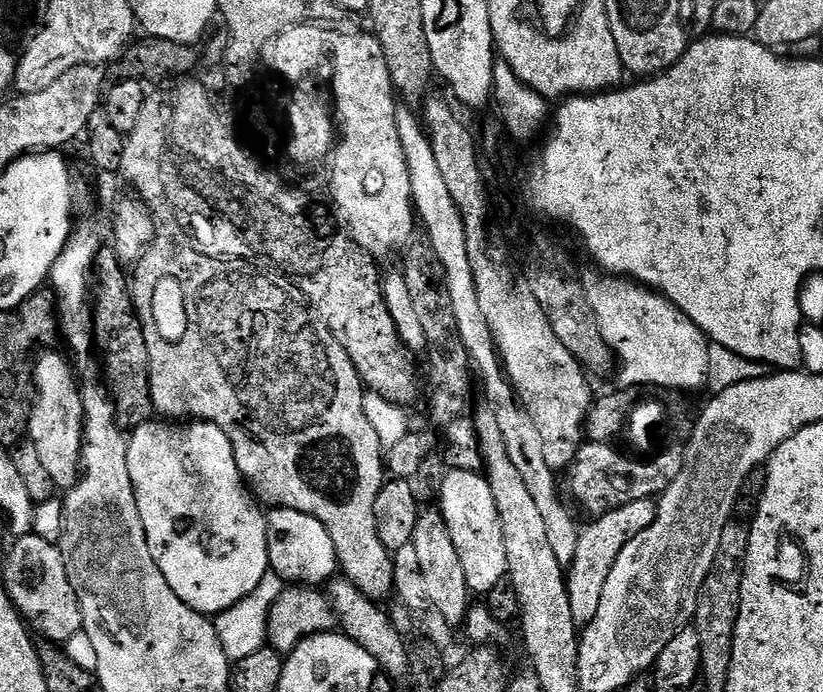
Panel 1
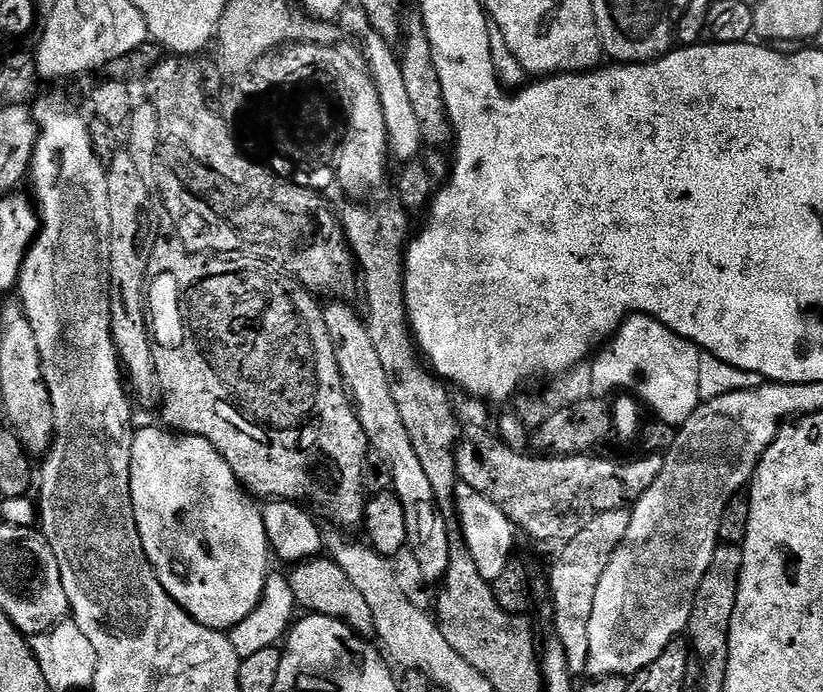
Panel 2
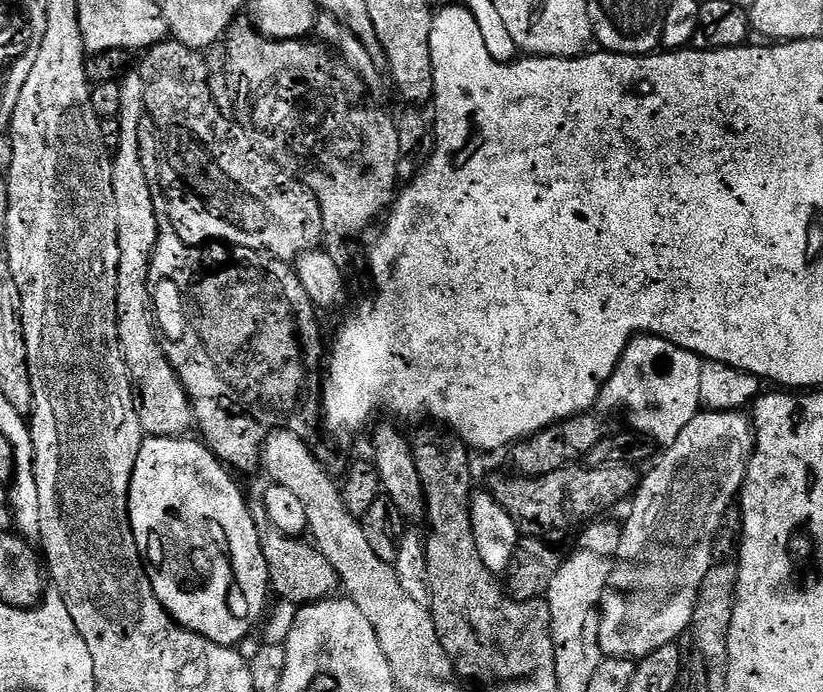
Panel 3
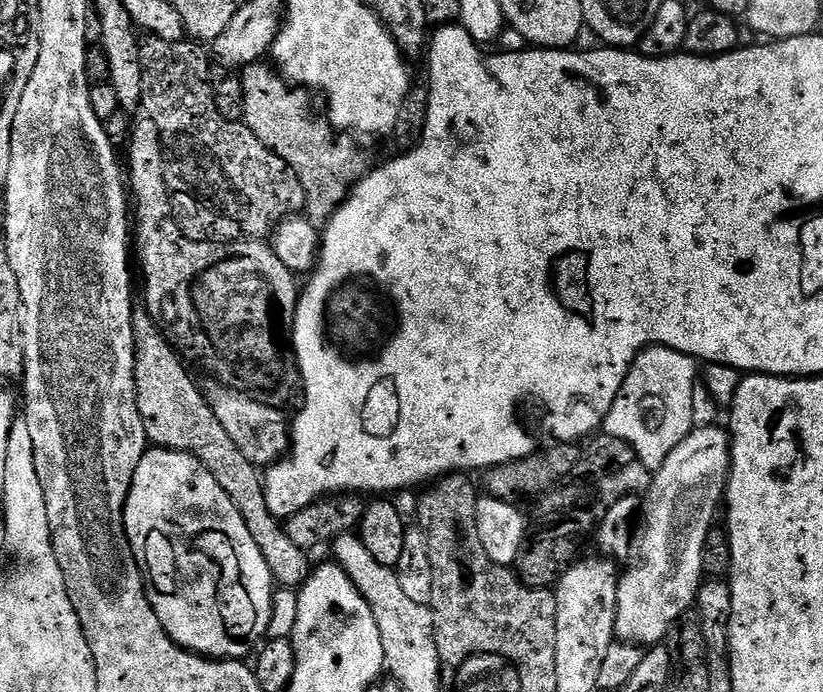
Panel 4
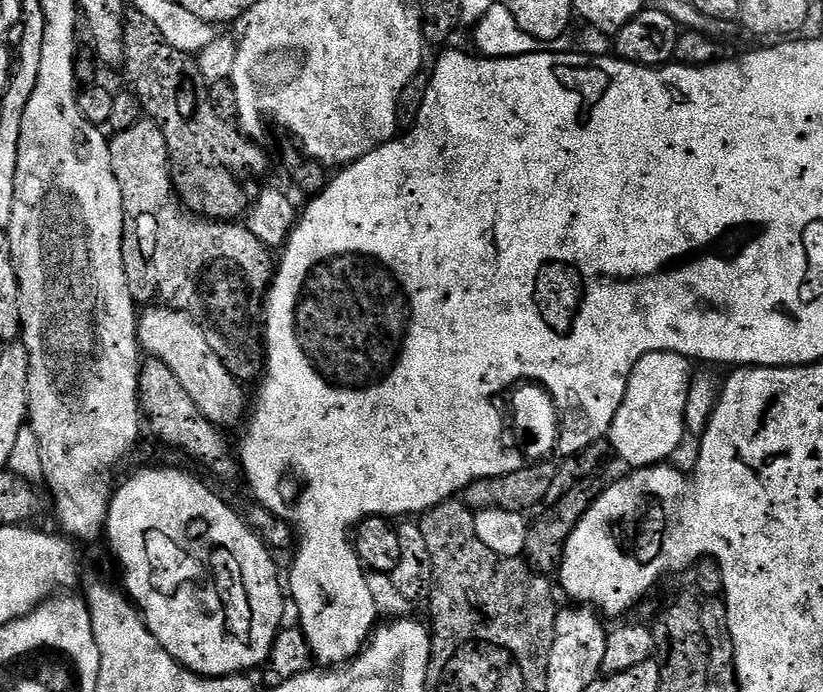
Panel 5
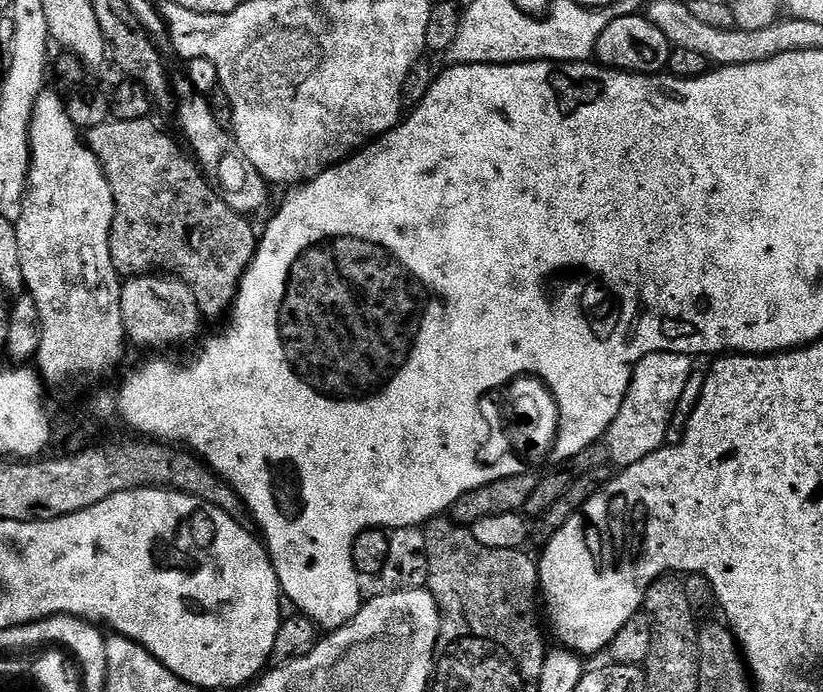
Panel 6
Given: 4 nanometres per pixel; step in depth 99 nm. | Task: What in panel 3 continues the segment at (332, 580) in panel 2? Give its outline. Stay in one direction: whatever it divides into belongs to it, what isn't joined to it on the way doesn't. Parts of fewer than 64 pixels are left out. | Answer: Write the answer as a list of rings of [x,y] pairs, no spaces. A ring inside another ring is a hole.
[[[256,498],[256,501],[253,499],[249,503],[248,509],[254,518],[254,526],[258,530],[262,558],[266,558],[268,583],[275,595],[277,592],[278,595],[285,596],[290,603],[296,604],[295,606],[303,606],[319,600],[333,599],[341,591],[340,579],[334,566],[330,566],[330,562],[326,562],[326,558],[322,558],[322,554],[317,550],[315,544],[307,539],[304,539],[305,541],[295,540],[295,535],[278,530],[278,526],[274,526],[274,522],[266,514],[263,499]]]

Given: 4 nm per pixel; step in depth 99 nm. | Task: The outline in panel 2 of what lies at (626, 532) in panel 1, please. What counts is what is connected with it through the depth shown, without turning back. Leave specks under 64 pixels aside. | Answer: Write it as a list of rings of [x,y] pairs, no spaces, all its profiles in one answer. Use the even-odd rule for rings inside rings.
[[[628,508],[610,510],[610,514],[602,514],[582,530],[582,534],[567,541],[560,552],[560,557],[552,564],[552,604],[556,610],[555,637],[562,642],[566,650],[568,665],[574,674],[584,674],[588,671],[588,655],[590,654],[590,616],[594,614],[594,594],[598,594],[598,582],[602,582],[602,574],[606,574],[606,566],[618,550],[622,538],[626,538],[626,530],[630,530],[631,511]]]

